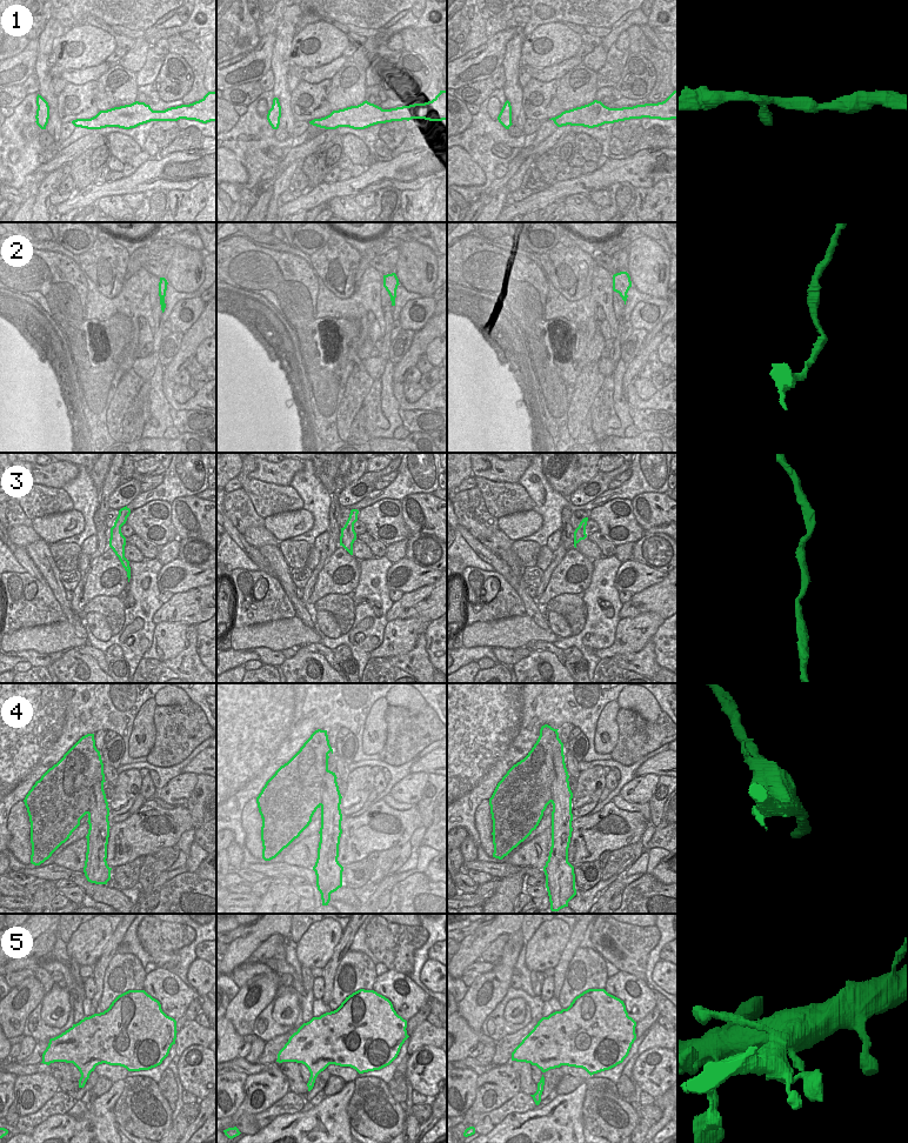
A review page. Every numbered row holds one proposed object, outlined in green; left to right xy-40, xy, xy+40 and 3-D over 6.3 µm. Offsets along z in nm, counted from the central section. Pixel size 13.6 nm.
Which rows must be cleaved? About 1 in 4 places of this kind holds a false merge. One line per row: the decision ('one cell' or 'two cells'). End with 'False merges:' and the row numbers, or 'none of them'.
1: one cell
2: one cell
3: one cell
4: two cells
5: one cell
False merges: 4

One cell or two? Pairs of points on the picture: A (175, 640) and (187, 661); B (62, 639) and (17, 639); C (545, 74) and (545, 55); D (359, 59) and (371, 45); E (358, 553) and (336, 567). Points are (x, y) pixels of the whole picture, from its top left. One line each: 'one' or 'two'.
A: two
B: one
C: two
D: one
E: two

